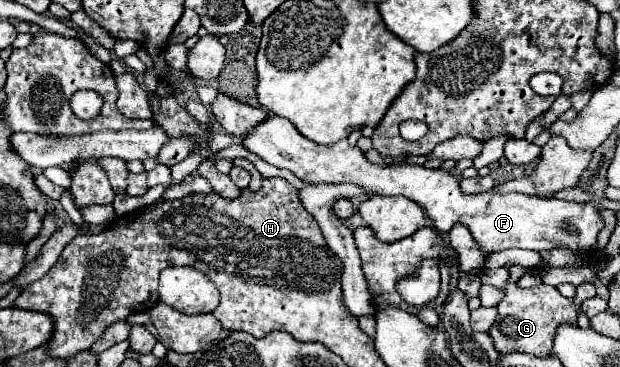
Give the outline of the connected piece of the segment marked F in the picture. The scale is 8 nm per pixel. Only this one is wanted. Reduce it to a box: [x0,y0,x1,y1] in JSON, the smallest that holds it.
[242,116,604,254]

